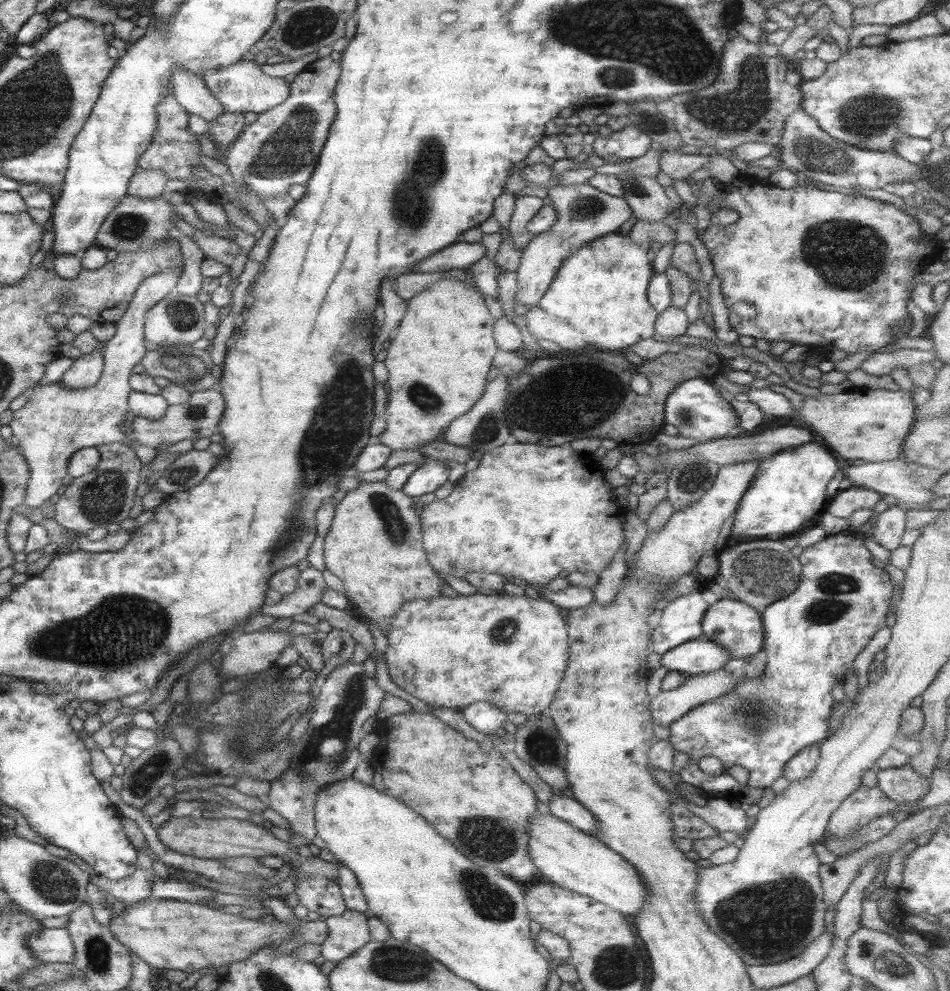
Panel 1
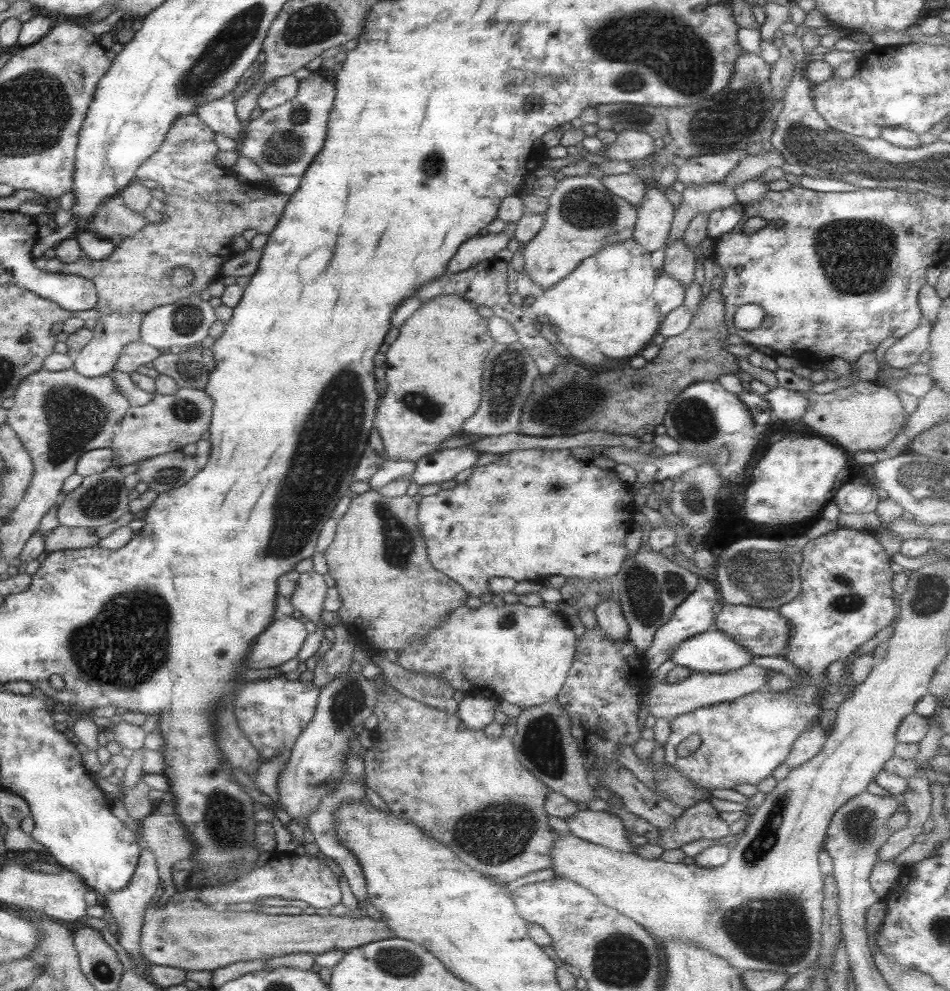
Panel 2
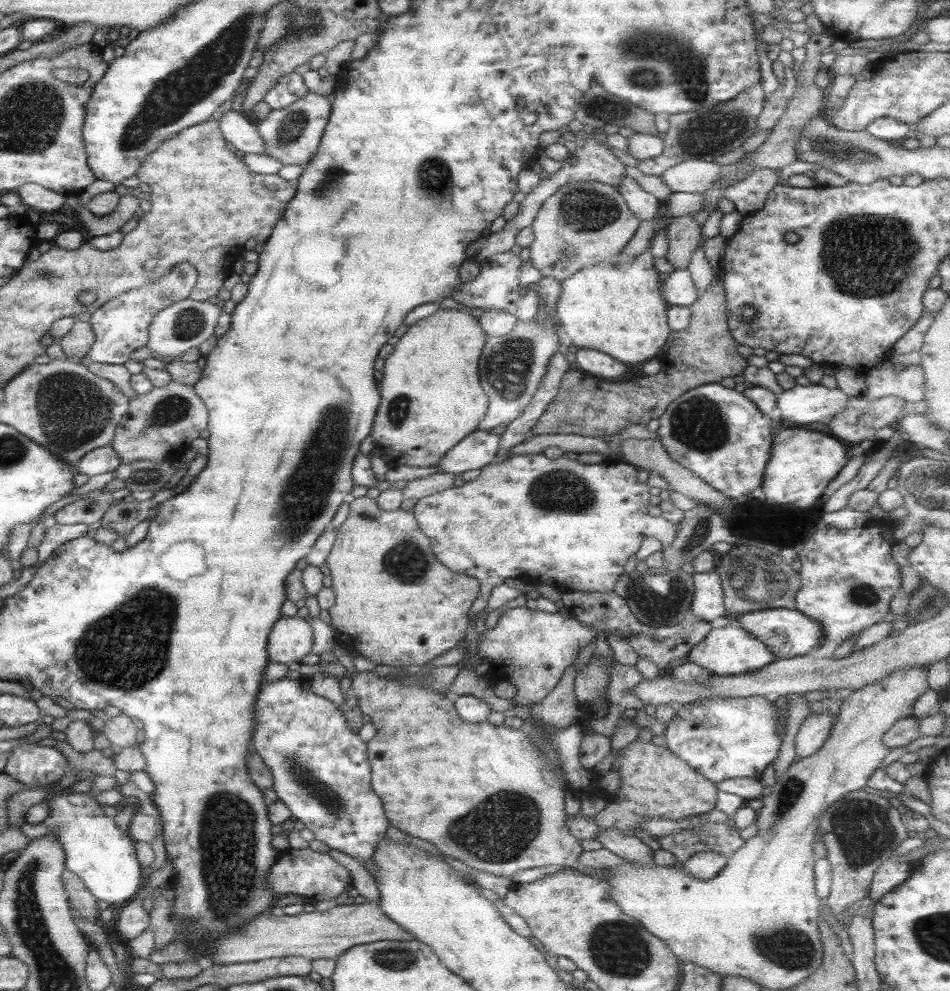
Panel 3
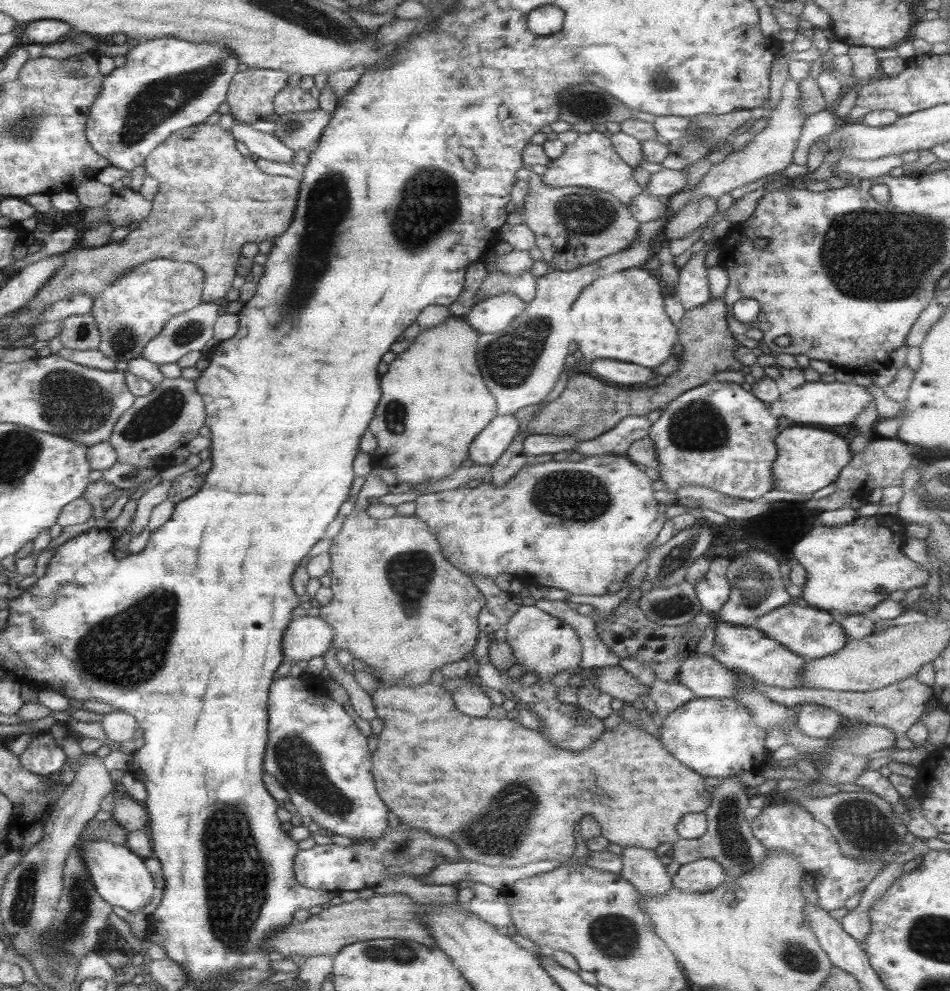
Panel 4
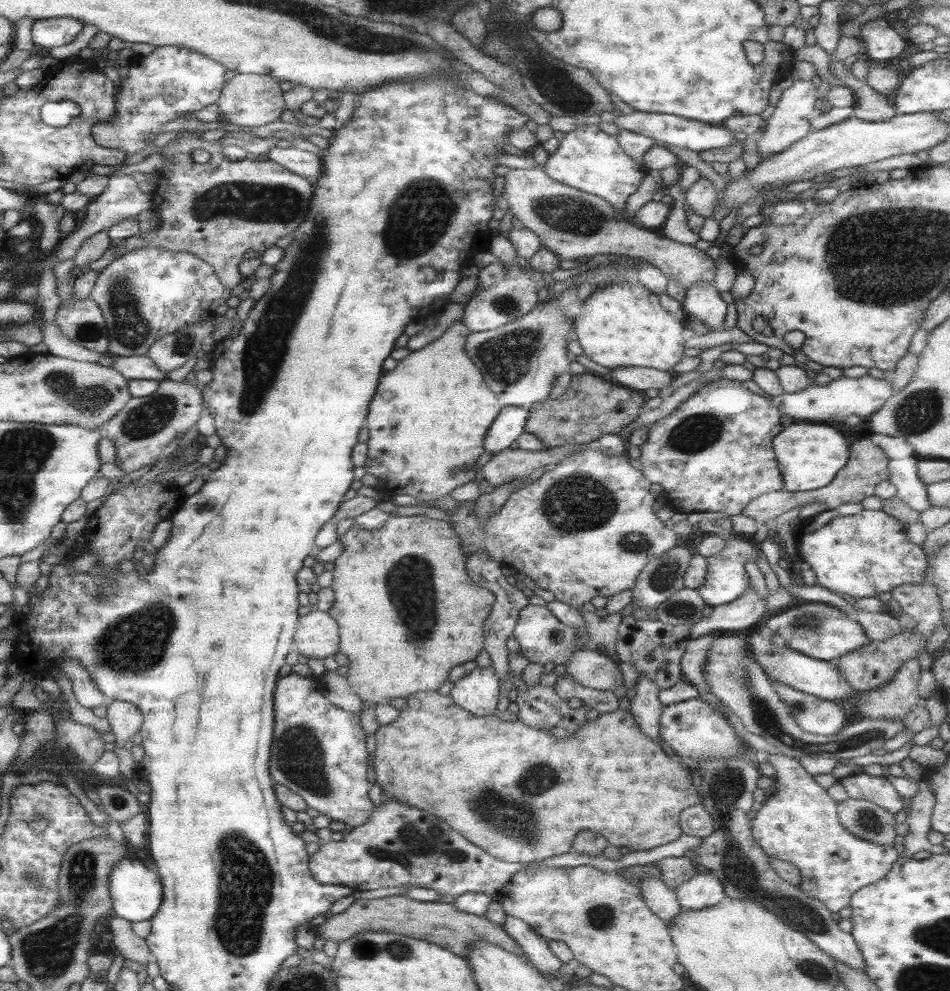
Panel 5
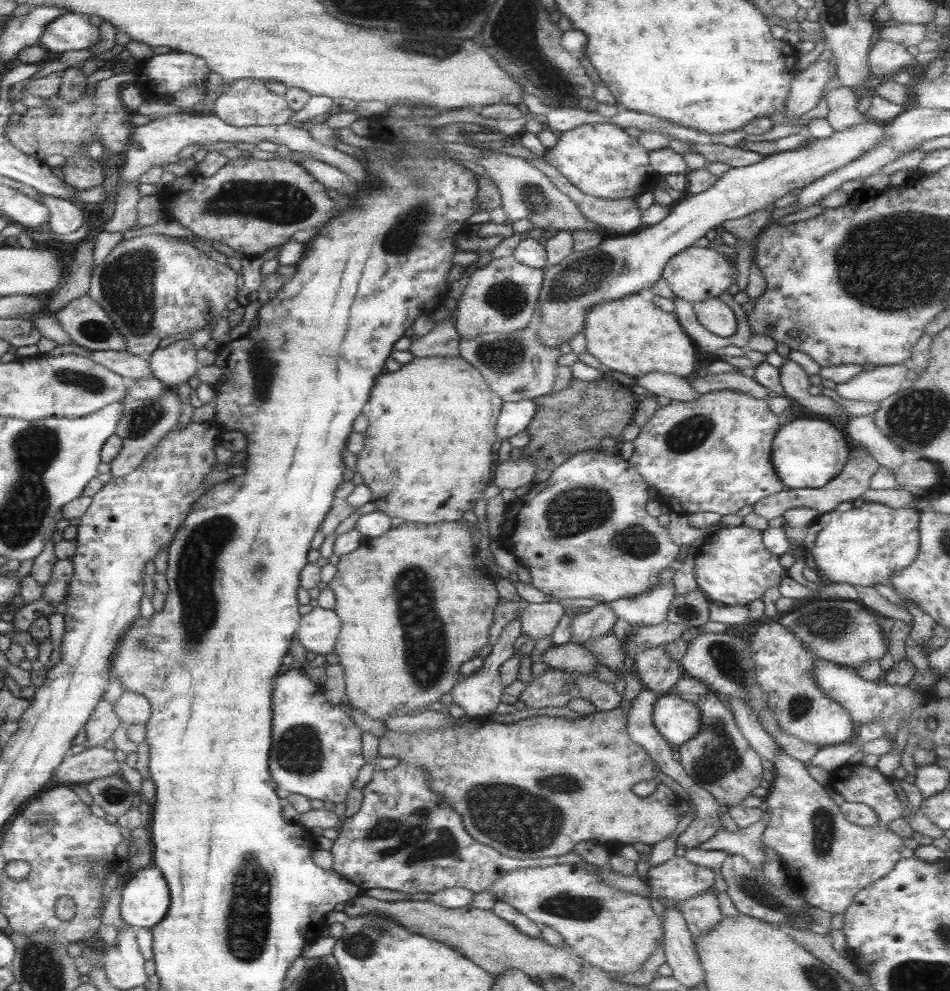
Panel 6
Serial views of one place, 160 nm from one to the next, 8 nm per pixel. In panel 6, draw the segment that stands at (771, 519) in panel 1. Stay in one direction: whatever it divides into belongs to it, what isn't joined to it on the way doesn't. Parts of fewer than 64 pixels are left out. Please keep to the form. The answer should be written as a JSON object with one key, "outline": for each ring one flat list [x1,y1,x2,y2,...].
{"outline":[[793,420,782,425,777,429,770,448,773,470,787,489,821,488,839,474,850,451,843,434,823,420]]}

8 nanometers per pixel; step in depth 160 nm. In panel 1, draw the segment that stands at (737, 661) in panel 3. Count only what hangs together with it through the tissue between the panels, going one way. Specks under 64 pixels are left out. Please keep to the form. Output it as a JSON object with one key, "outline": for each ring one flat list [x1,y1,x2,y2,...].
{"outline":[[696,638,684,644,679,644,679,646,675,646,675,648,665,652,661,656,660,664,669,672,679,672,681,675,691,677,721,669,729,660,729,654,727,654,725,648,721,648,721,646,717,646,717,644,713,644,713,642,705,639]]}

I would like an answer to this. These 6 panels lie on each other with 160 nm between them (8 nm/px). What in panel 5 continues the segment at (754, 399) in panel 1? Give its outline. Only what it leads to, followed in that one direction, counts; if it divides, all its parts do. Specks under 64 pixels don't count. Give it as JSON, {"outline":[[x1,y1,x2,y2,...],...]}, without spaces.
{"outline":[[870,375,861,376,861,378,851,379,838,377,831,379,825,385,815,385,813,382,807,388,791,394,781,393,771,397,772,405,780,412,781,416,789,416,801,422,823,422,823,420,843,420,849,414,855,414,864,420,867,420,870,414,873,414,883,401,892,395,894,391,889,376,884,378,873,378]]}

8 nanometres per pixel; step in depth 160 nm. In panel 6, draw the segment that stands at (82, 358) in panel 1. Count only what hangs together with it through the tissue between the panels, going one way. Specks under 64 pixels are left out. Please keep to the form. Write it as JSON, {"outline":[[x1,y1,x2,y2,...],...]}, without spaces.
{"outline":[[145,234,121,239,99,265,93,266,86,296,106,312,117,332,125,339,125,351,148,359,163,338,202,329,210,318,218,316,227,303,236,299,236,287,237,274,228,265,218,263,177,237]]}

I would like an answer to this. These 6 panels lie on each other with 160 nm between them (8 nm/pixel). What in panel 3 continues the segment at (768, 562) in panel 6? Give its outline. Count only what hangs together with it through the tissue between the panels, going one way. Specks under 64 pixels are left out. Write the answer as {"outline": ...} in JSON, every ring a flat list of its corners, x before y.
{"outline":[[711,570,704,573,692,573,694,595,690,614,698,619,711,622,717,616,724,615,724,596,719,575]]}

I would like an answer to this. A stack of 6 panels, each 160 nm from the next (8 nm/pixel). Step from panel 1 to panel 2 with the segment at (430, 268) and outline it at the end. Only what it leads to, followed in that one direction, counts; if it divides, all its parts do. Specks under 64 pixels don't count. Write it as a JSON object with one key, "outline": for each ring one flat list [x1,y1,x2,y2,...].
{"outline":[[513,223,507,224,497,234,476,235,462,242,447,263,449,274,471,268,481,261,495,259,495,254,506,248,507,242,514,238,513,226]]}

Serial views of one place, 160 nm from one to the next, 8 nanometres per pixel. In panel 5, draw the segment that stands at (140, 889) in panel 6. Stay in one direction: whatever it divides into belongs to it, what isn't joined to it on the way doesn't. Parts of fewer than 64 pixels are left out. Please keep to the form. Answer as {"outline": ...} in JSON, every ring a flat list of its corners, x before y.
{"outline":[[132,856,120,858,109,873,108,889,112,915,129,923,149,921,162,903,161,887,155,871,141,863,141,859]]}

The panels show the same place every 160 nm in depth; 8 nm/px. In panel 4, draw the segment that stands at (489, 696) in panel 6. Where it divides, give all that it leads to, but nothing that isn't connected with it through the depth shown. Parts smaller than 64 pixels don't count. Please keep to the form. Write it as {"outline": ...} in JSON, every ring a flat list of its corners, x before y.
{"outline":[[467,681,450,692,454,708,464,715,483,718,492,708,489,696,477,683]]}

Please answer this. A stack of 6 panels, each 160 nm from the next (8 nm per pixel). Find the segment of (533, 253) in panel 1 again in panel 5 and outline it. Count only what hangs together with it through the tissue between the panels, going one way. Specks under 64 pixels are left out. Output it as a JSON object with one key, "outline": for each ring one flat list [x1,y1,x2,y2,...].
{"outline":[[541,167,507,170,503,174,503,196,507,200,507,212,515,217,523,228,533,232,539,239,540,246,557,253,560,260,577,262,585,257,593,257,595,254,616,254,635,257,647,261,651,266,658,268,668,280,676,280,679,286,687,291,692,284,713,280,715,274,714,260,705,251,700,251,694,245,681,244,667,238,659,238,647,229,633,225,631,221,619,221,613,207,603,199,589,195,566,185,559,184,548,178]]}

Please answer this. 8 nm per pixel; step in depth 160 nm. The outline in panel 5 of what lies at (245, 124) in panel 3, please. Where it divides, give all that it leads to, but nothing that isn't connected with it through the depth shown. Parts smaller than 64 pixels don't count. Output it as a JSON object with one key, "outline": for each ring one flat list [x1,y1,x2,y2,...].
{"outline":[[274,146,265,156,268,161,275,162,281,168,285,168,285,170,302,178,319,179,321,177,320,158,315,153,301,151,292,147,279,149]]}

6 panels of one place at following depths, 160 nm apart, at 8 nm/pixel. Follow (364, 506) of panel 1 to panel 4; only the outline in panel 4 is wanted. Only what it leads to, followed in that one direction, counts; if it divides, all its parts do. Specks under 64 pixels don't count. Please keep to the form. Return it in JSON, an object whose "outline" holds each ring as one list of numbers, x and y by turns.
{"outline":[[349,496,349,505,351,511,345,515,340,531,333,537,330,547,328,548,330,558,330,568,328,569,330,576,330,591,332,592,331,600,323,607,319,607,318,617,331,625,333,630,332,646,335,650,346,650,365,666,368,666,373,673,373,677,377,679,378,686,417,686,429,682,431,674,434,670,439,670,451,663,464,660,469,652,473,651,475,642,477,641,477,634,479,634,477,627,477,615,483,605,485,599,479,594,477,588,473,584,471,578,467,573,461,572,458,568,451,566,443,558,438,540,432,532,429,532,427,525,416,516,397,516,391,515,384,519,369,518,364,510,356,510,352,506,354,501,353,496]]}

